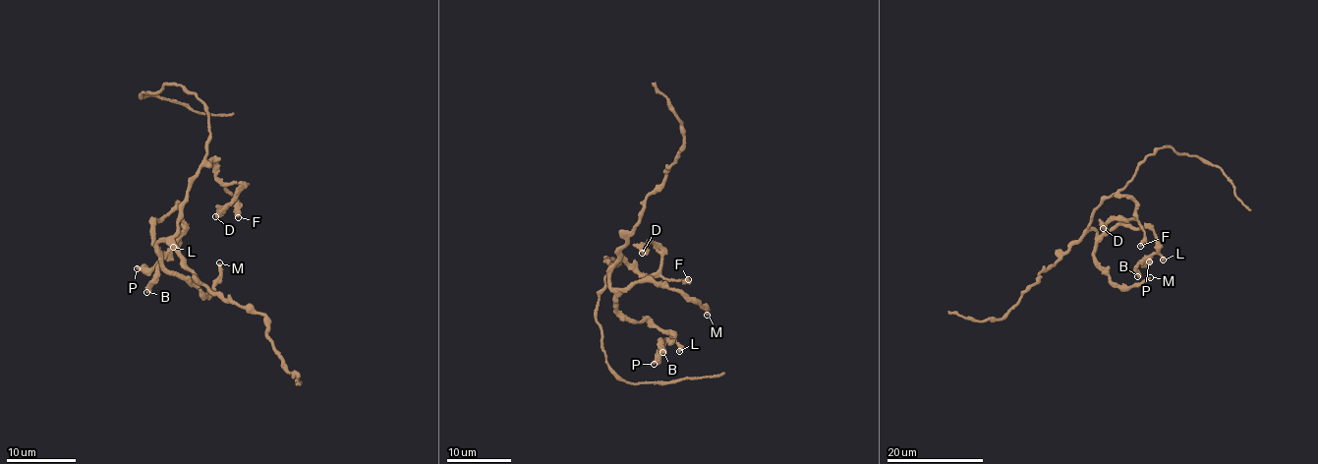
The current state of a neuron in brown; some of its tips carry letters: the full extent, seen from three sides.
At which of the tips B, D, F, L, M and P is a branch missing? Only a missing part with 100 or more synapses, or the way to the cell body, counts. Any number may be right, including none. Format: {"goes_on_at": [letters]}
{"goes_on_at": []}

